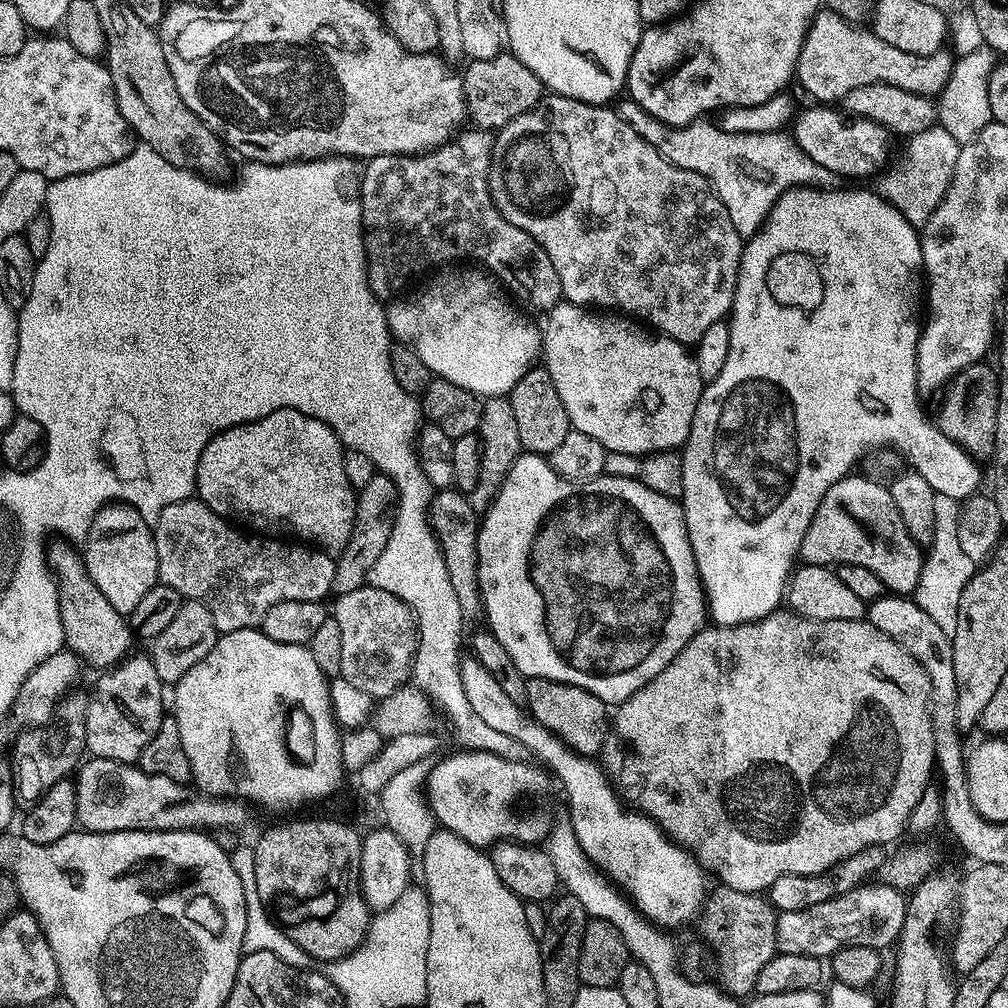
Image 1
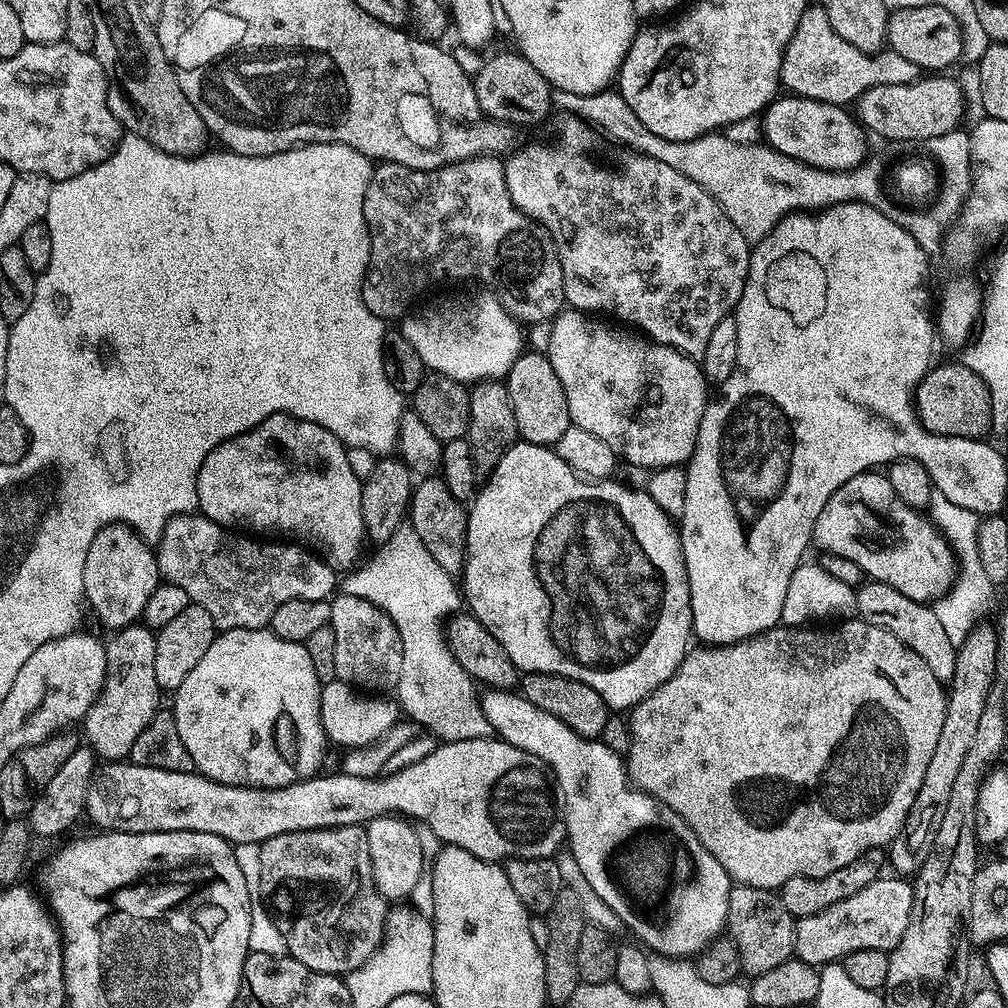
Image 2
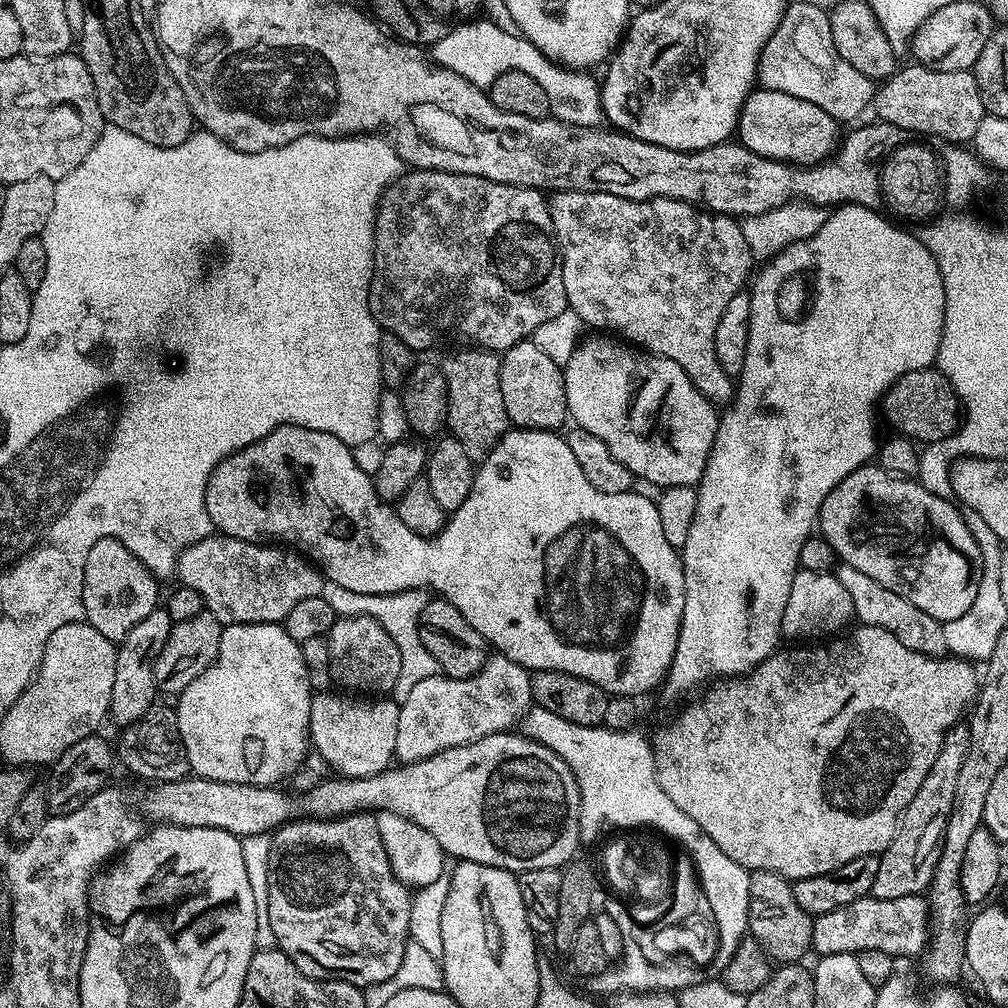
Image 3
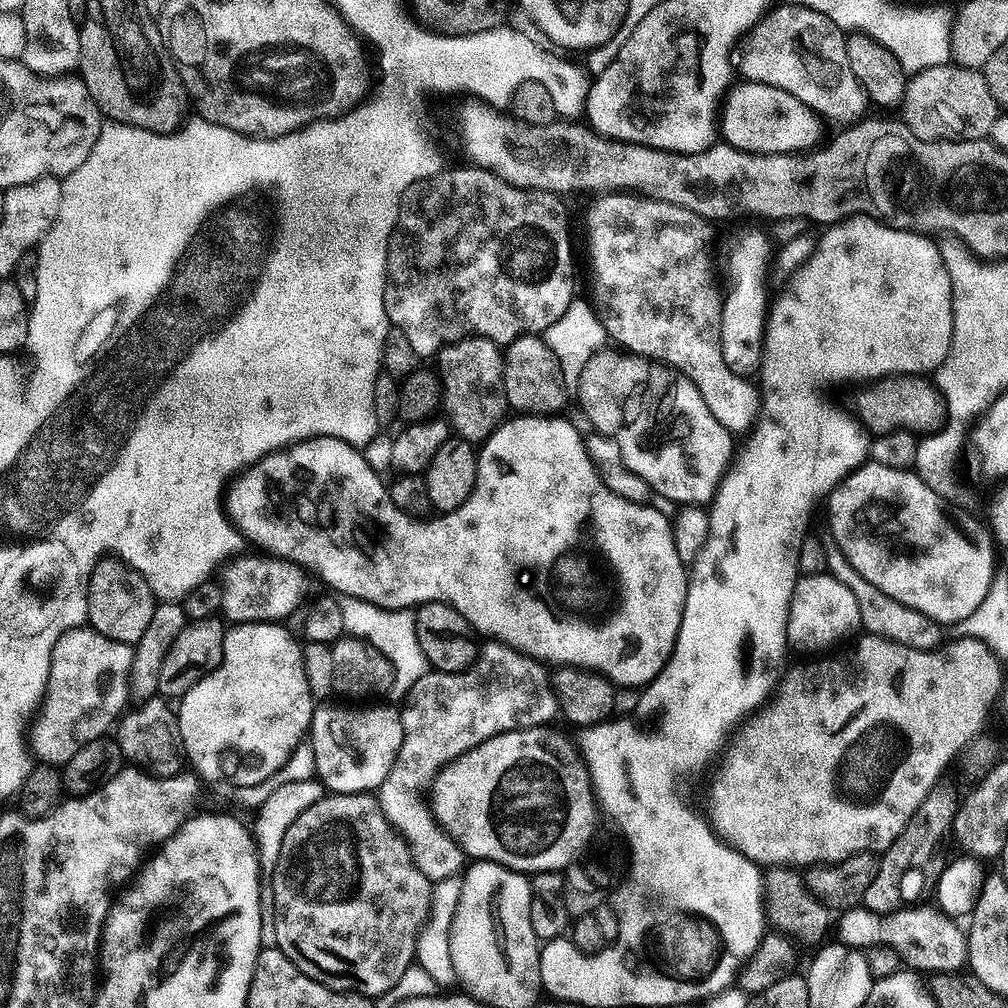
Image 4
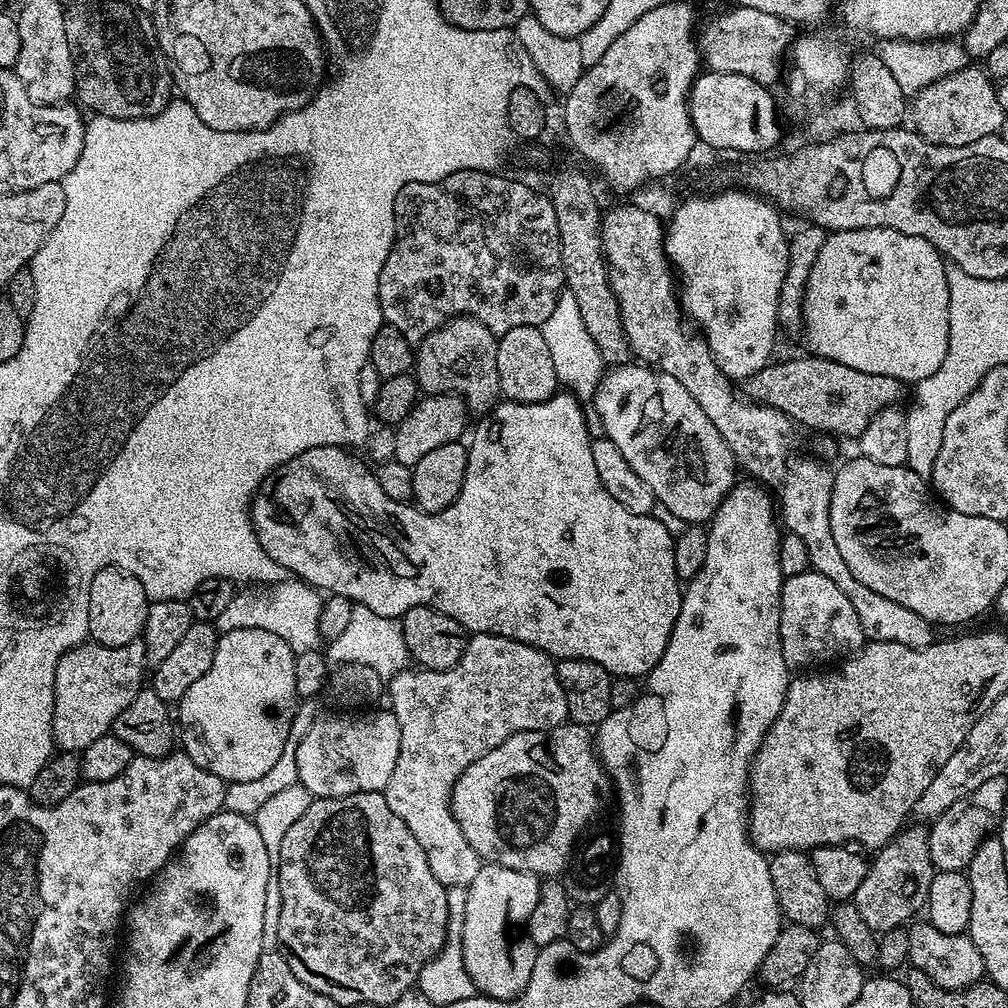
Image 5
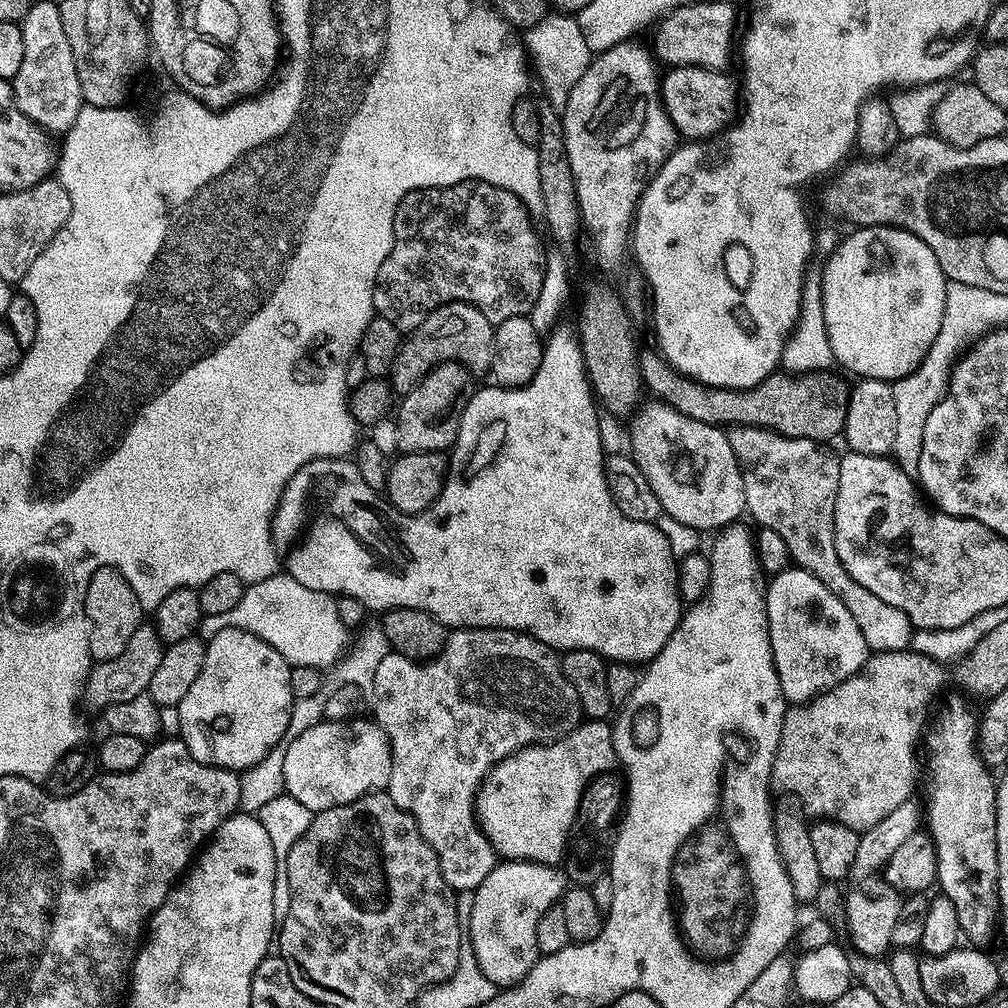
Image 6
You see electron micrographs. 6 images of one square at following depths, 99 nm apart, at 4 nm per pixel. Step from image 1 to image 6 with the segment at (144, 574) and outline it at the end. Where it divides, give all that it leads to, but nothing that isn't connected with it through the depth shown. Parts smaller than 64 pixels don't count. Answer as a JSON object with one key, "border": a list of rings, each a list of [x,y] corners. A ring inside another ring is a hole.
{"border":[[[116,568],[94,570],[86,586],[84,614],[90,625],[87,629],[88,653],[96,662],[118,658],[118,654],[126,650],[130,638],[134,638],[134,630],[138,630],[142,623],[142,609],[138,598],[130,582]]]}

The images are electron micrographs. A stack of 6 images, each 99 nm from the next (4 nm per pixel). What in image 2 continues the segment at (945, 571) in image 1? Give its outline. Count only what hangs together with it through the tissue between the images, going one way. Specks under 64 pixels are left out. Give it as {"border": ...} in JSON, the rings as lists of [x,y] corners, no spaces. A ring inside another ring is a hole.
{"border":[[[943,498],[933,499],[930,505],[930,516],[942,529],[944,537],[952,545],[952,551],[960,563],[956,583],[953,584],[951,592],[941,596],[934,604],[950,642],[959,646],[966,642],[969,635],[977,631],[979,620],[987,614],[988,607],[992,604],[994,585],[990,582],[990,577],[986,575],[986,569],[978,558],[980,520],[975,515],[969,514],[962,506],[954,506],[954,502]]]}

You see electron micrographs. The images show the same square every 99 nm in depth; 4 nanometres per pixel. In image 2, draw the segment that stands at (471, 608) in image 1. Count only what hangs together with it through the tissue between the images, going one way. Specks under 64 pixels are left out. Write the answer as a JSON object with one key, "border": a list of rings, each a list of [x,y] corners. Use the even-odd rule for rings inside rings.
{"border":[[[439,475],[425,476],[412,489],[412,501],[408,503],[407,523],[422,538],[422,546],[430,550],[430,558],[453,574],[463,573],[468,513],[465,505],[450,494],[446,482]]]}

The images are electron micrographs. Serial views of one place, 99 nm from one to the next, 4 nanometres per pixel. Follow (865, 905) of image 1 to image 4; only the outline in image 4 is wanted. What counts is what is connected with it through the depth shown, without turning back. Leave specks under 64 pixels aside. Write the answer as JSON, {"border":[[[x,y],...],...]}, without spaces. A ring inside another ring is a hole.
{"border":[[[857,906],[854,908],[848,908],[846,911],[839,913],[837,922],[834,924],[834,932],[837,932],[839,943],[845,944],[847,948],[859,948],[861,950],[869,948],[870,946],[878,946],[881,944],[882,946],[890,946],[897,952],[900,956],[901,961],[909,969],[915,970],[917,973],[925,974],[924,972],[928,972],[927,974],[935,974],[937,972],[955,972],[957,969],[961,967],[965,963],[967,954],[968,954],[968,938],[965,934],[965,931],[962,928],[958,928],[957,924],[959,924],[953,917],[945,915],[944,912],[941,912],[939,907],[931,906],[932,908],[916,908],[920,906],[905,906],[903,908],[898,908],[894,912],[872,912],[870,909],[865,908],[863,906]]]}

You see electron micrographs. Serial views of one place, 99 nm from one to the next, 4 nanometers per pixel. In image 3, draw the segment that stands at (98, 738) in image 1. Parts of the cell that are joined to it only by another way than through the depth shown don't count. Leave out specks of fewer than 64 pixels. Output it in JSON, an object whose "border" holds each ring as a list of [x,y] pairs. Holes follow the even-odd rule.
{"border":[[[158,606],[126,638],[119,641],[114,662],[114,690],[110,690],[110,706],[108,715],[111,723],[127,726],[138,722],[146,710],[150,710],[158,696],[158,689],[154,682],[152,662],[162,654],[162,646],[166,646],[166,638],[170,638],[173,620],[170,618],[167,607]]]}

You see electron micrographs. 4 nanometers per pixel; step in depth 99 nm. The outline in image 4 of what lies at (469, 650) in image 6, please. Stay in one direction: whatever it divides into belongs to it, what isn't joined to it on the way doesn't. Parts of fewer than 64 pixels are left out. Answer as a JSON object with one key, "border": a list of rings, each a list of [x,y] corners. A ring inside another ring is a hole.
{"border":[[[484,642],[479,645],[479,655],[469,668],[462,672],[437,672],[429,670],[425,676],[418,678],[412,688],[407,689],[408,696],[400,708],[402,722],[402,746],[398,750],[398,758],[394,758],[394,766],[390,774],[380,784],[378,799],[388,825],[404,840],[412,862],[433,882],[442,878],[457,875],[465,867],[466,857],[463,850],[448,837],[433,816],[429,805],[420,797],[420,791],[431,785],[433,777],[441,768],[456,760],[466,750],[486,742],[491,736],[503,732],[514,732],[518,728],[538,728],[549,723],[548,719],[557,715],[556,696],[550,685],[550,672],[541,661],[521,652],[514,651],[510,646],[499,642]]]}

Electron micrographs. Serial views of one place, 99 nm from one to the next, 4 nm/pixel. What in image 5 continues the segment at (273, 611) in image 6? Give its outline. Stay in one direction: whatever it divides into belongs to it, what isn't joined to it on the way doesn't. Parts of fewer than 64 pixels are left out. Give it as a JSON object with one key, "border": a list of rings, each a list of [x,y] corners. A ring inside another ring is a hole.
{"border":[[[284,579],[288,580],[274,585],[273,588],[256,586],[253,587],[256,588],[253,592],[237,591],[230,606],[226,606],[226,611],[218,614],[214,621],[217,633],[243,628],[270,630],[270,634],[278,634],[278,638],[282,638],[282,642],[286,642],[286,646],[290,646],[295,653],[317,651],[322,644],[318,630],[318,614],[322,614],[321,593],[303,580]]]}

